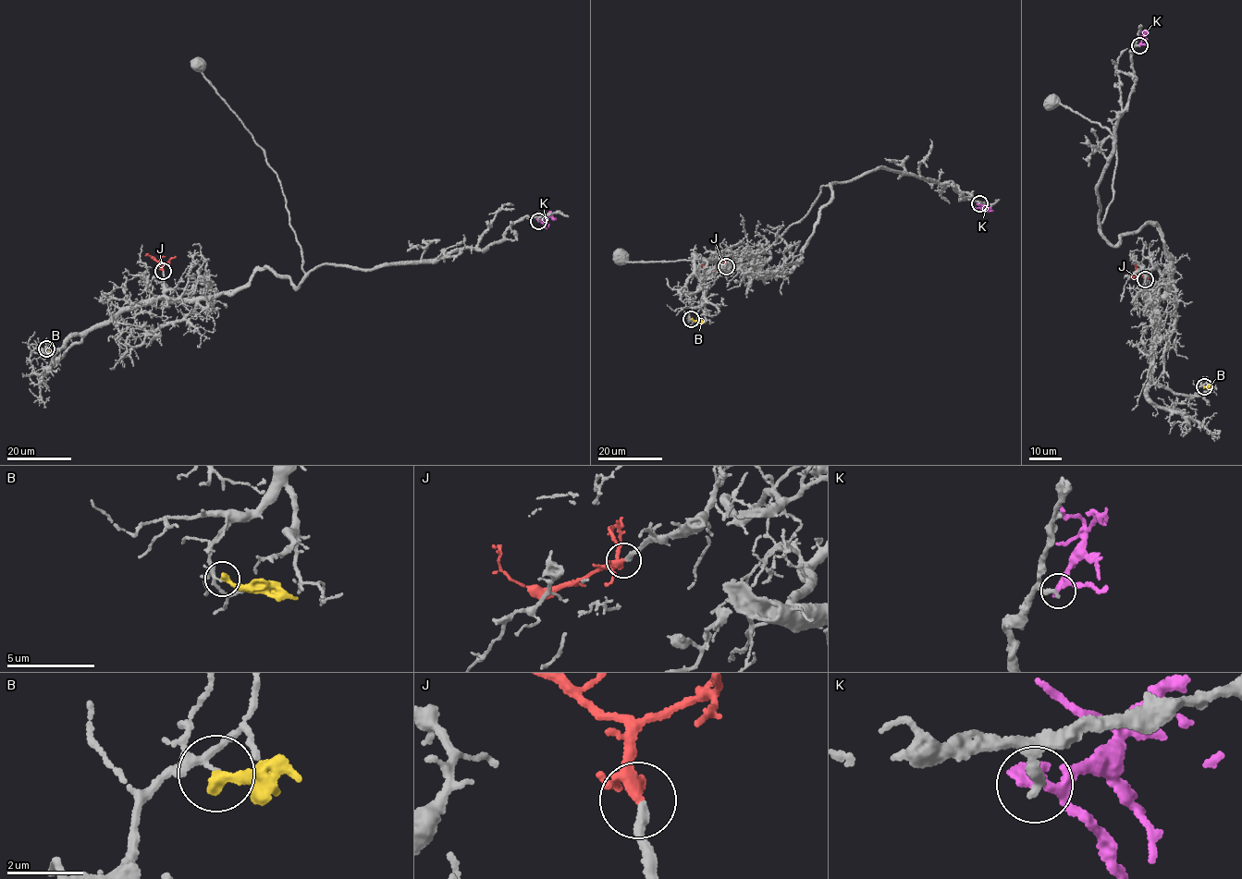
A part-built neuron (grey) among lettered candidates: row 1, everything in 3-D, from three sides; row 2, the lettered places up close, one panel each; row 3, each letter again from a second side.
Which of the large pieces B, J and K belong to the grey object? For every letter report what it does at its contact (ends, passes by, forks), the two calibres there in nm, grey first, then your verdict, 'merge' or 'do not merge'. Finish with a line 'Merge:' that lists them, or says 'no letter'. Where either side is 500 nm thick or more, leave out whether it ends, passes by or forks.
B: it ends there; 120 nm thick on the grey side, 320 nm on the other; do not merge
J: it passes by; 260 nm thick on the grey side, 280 nm on the other; merge
K: it passes by; 280 nm thick on the grey side, 280 nm on the other; do not merge
Merge: J

